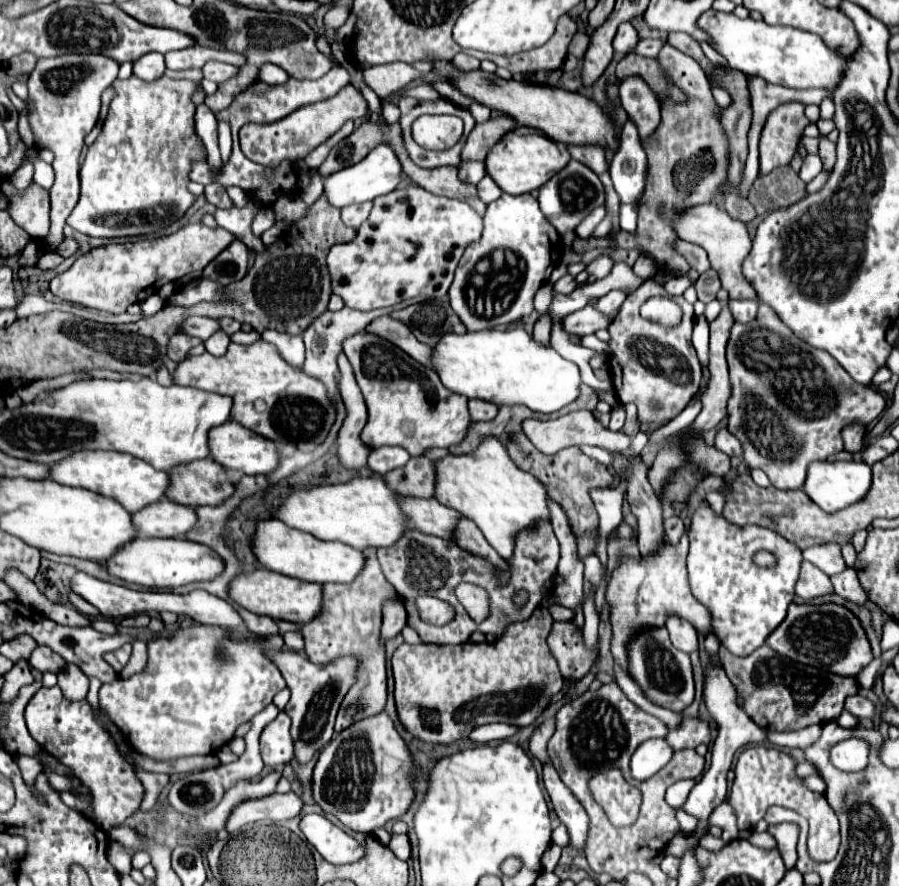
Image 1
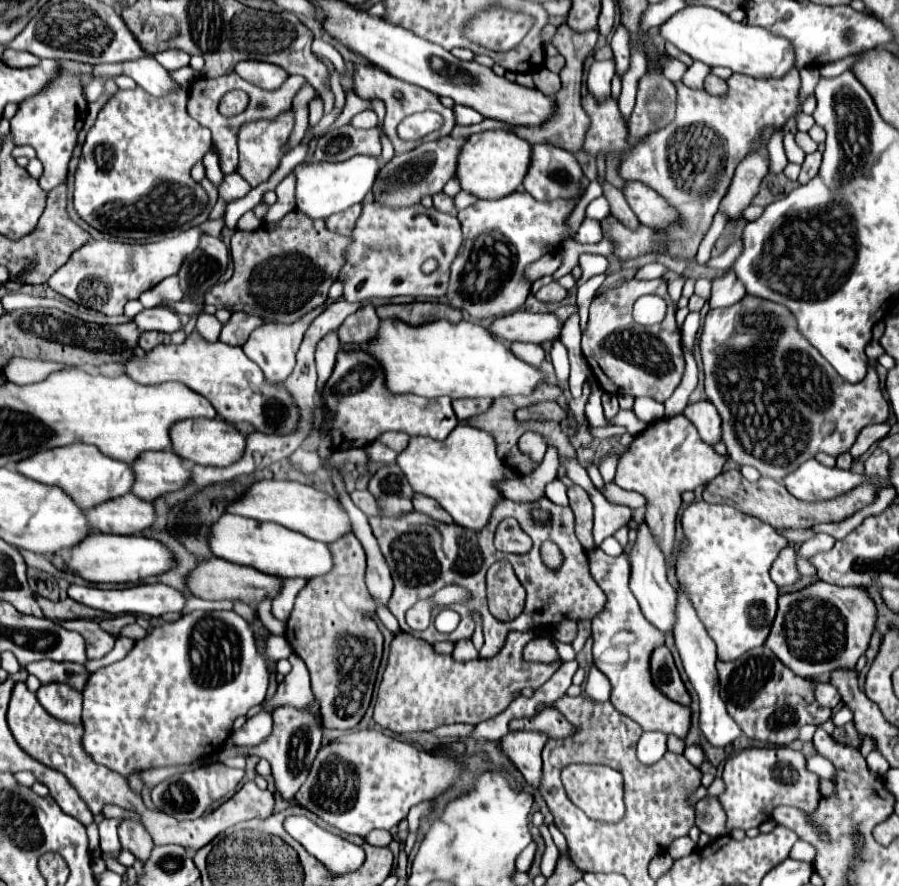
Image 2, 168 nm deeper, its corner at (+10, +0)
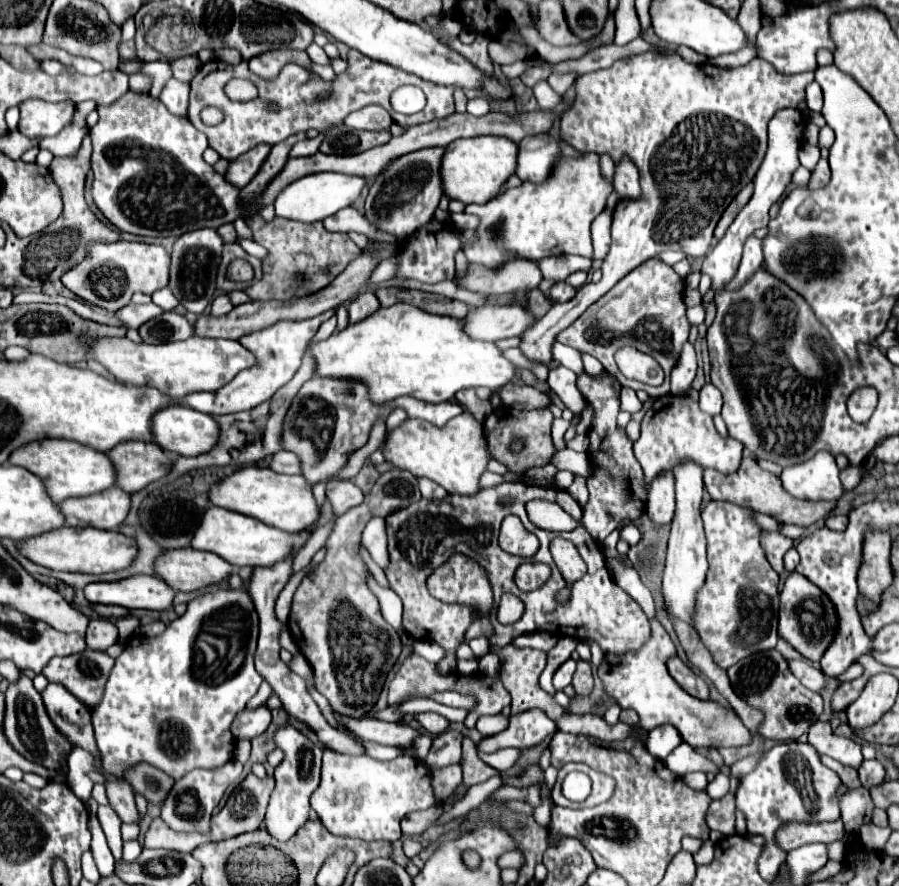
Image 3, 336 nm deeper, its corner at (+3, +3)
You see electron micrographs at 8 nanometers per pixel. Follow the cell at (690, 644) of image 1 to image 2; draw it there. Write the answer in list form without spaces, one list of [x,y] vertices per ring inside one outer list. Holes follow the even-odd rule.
[[[641,524],[637,530],[637,542],[631,548],[631,564],[633,564],[633,572],[631,572],[631,592],[635,594],[643,616],[655,626],[659,628],[665,636],[673,634],[675,628],[675,606],[677,606],[677,592],[675,586],[671,586],[669,578],[667,578],[667,568],[665,568],[665,560],[663,554],[659,552],[659,546],[651,540],[649,528],[647,524]]]

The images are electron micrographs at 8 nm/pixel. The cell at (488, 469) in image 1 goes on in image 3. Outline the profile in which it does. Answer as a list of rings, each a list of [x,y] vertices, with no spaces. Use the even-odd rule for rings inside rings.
[[[466,411],[450,419],[444,427],[434,427],[426,421],[408,417],[402,425],[386,433],[382,453],[394,467],[410,471],[416,477],[428,477],[442,485],[448,493],[458,495],[474,495],[480,491],[478,479],[486,471],[488,459],[492,457],[486,451],[482,425],[478,425],[478,421],[474,421],[474,417]]]

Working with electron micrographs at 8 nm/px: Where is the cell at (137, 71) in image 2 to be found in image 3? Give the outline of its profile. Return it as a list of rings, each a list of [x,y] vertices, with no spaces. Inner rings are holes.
[[[172,77],[164,85],[164,89],[160,93],[160,101],[168,107],[168,111],[172,115],[186,119],[188,117],[188,91],[190,91],[188,83],[182,83],[182,81]]]

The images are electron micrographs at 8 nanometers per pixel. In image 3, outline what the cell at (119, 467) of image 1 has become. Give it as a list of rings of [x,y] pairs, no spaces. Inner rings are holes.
[[[44,439],[44,441],[32,441],[28,445],[22,445],[14,449],[14,453],[10,453],[8,463],[20,465],[30,473],[34,473],[36,477],[40,477],[46,487],[46,493],[54,503],[56,501],[60,503],[66,497],[86,497],[110,489],[116,477],[116,469],[104,453],[66,439]]]

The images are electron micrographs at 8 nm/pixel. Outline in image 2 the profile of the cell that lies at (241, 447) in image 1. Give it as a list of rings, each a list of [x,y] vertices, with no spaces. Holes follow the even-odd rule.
[[[195,418],[195,420],[183,420],[175,424],[171,430],[171,442],[175,444],[173,452],[177,452],[181,458],[201,464],[201,466],[217,466],[217,468],[227,468],[235,464],[237,460],[243,458],[245,454],[245,434],[237,430],[237,426],[227,424],[219,418]]]

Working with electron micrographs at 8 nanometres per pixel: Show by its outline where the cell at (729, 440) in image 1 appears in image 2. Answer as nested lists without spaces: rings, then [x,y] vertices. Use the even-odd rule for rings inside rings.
[[[697,402],[685,408],[683,412],[699,430],[699,436],[703,442],[707,442],[709,446],[715,446],[717,442],[721,442],[721,418],[717,416],[717,410],[711,402]],[[695,414],[701,414],[695,420]]]

